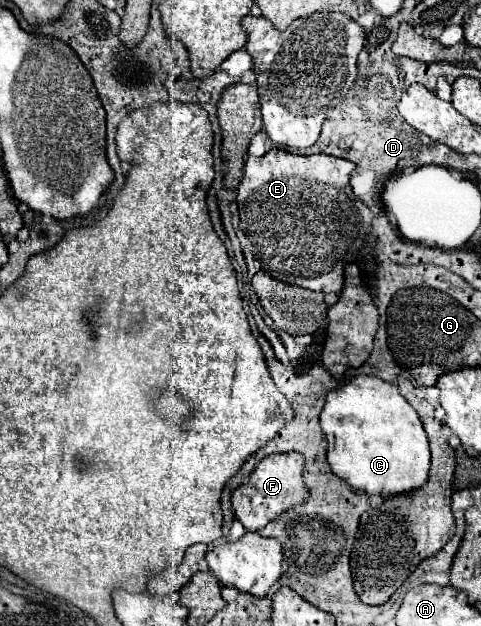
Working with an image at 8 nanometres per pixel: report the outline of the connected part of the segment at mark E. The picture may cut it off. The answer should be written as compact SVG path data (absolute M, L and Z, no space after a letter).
M277 148L269 150L261 158L255 156L247 158L243 180L237 186L237 206L241 218L239 228L251 240L253 256L261 262L261 268L269 276L323 294L341 292L345 264L355 260L357 252L363 246L363 240L371 230L371 220L373 220L373 212L351 190L349 178L353 168L355 164L343 158L327 154L299 156Z

